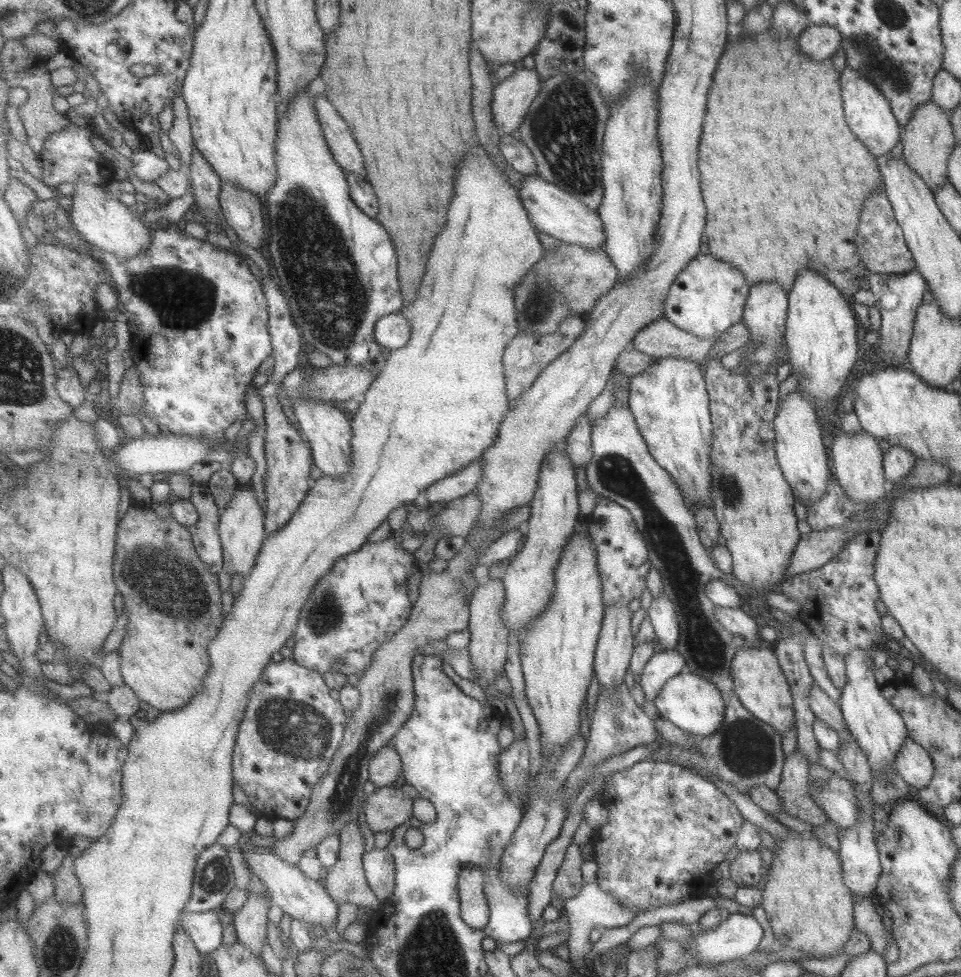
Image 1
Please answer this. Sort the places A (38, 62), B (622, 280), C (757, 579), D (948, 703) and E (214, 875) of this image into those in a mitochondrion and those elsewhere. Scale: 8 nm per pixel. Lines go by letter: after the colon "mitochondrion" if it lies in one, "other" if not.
A: other
B: other
C: other
D: other
E: mitochondrion

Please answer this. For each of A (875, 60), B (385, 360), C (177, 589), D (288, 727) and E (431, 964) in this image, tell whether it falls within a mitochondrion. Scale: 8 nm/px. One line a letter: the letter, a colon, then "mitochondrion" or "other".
A: mitochondrion
B: other
C: mitochondrion
D: mitochondrion
E: mitochondrion

